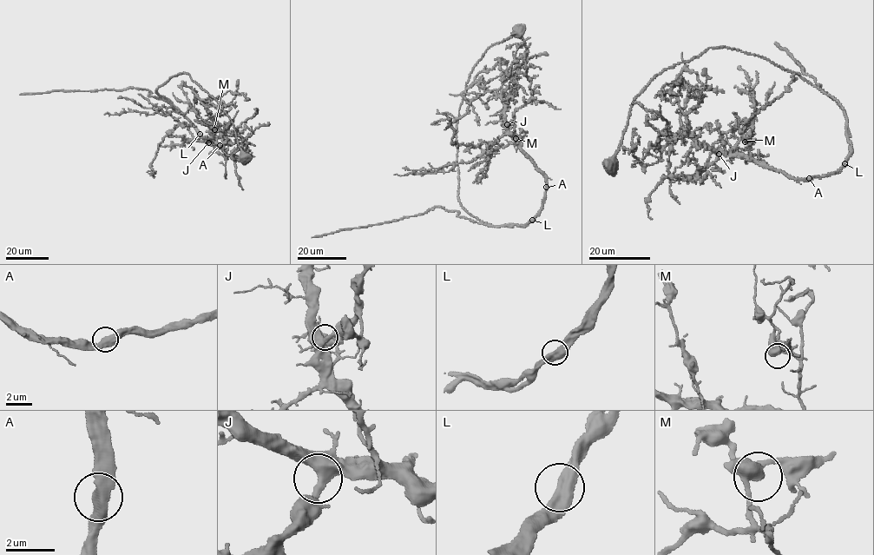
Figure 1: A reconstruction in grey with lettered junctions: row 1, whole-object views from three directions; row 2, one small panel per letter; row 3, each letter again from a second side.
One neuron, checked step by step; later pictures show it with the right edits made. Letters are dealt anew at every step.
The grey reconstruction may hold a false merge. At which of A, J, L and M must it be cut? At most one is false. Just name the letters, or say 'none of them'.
none of them

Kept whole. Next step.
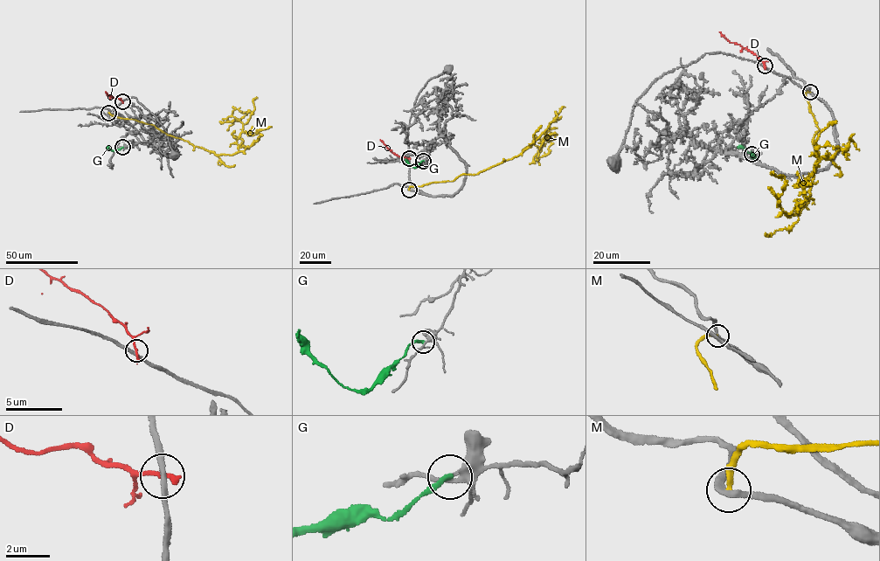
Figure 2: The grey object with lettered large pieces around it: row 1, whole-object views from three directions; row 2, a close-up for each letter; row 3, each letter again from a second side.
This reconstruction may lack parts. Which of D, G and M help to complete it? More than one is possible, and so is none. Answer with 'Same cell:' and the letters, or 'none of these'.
Same cell: none of these

